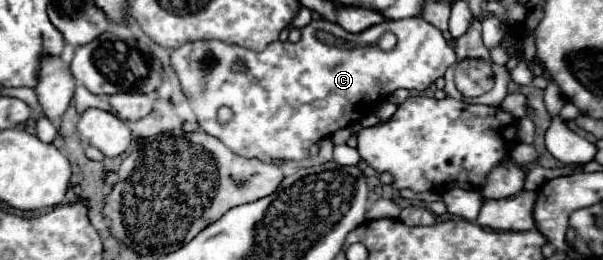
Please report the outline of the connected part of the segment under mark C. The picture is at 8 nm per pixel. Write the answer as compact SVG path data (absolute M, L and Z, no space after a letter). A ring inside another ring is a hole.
M421 17L383 21L355 35L335 23L319 19L301 29L301 39L297 43L273 41L265 51L251 51L223 41L195 41L171 53L171 67L179 75L181 89L201 129L217 137L233 153L261 161L301 161L309 157L309 147L313 143L331 137L337 129L357 123L395 89L425 91L455 63L457 55L453 47L443 39L437 27ZM317 29L353 39L359 47L345 51L325 45L315 39ZM385 31L395 33L399 41L393 51L375 51L373 43ZM235 59L243 59L249 71L235 73L231 69ZM223 105L233 111L233 119L227 125L217 123L217 109Z

